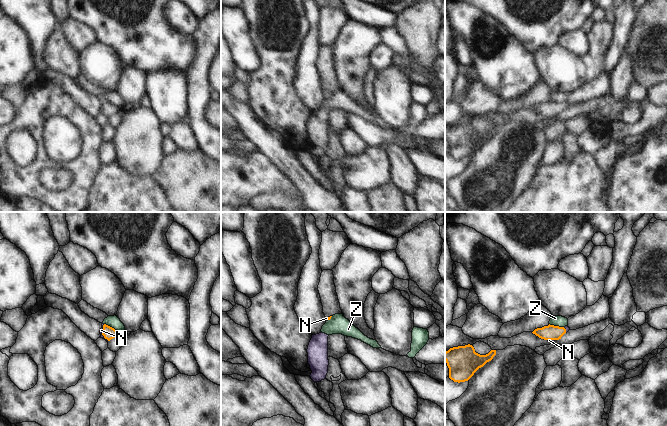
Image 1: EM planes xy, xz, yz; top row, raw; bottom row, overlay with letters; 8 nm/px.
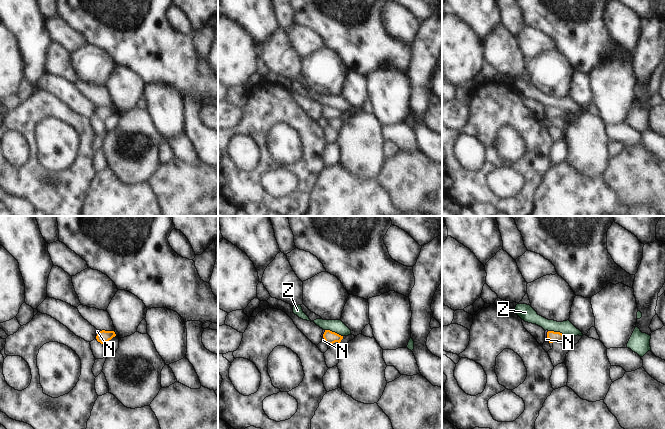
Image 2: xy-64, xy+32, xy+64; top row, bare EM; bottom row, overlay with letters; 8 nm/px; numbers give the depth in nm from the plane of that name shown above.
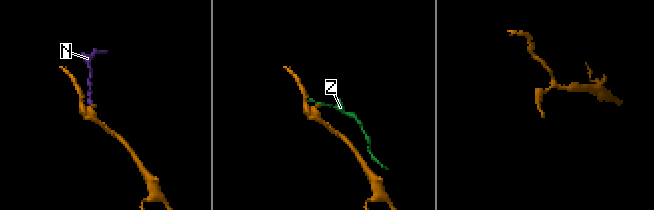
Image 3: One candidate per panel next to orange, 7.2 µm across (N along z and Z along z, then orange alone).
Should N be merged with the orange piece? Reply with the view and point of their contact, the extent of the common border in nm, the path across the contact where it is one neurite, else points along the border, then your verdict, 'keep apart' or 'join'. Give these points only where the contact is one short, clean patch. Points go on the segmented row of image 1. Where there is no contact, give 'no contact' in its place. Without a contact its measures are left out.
xy (102, 333) | 140 nm | across xy (108, 332), (102, 333), (101, 330) | join

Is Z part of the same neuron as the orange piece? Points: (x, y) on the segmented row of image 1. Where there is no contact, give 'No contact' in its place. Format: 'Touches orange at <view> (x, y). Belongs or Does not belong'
Touches orange at xy (113, 328). Does not belong.

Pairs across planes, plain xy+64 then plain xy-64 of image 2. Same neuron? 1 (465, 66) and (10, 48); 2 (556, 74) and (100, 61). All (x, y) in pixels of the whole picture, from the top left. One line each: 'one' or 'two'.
1: one
2: one

